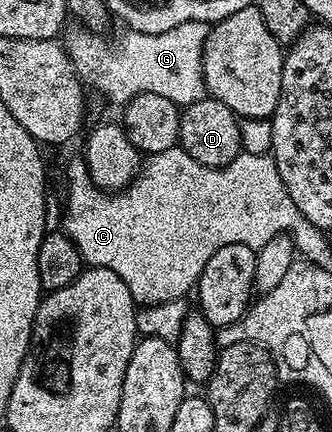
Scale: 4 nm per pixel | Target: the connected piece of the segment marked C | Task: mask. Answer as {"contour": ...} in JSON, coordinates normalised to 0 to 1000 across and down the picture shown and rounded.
{"contour":[[[524,338],[452,359],[422,382],[401,419],[343,444],[304,440],[274,421],[247,363],[226,361],[202,384],[202,479],[190,486],[187,530],[220,556],[232,583],[244,583],[253,609],[352,630],[422,711],[560,692],[563,678],[596,664],[605,630],[657,576],[687,565],[780,576],[822,546],[883,530],[904,509],[901,484],[846,417],[828,368],[807,354],[732,347],[690,380],[636,387],[593,380],[548,338]]]}

